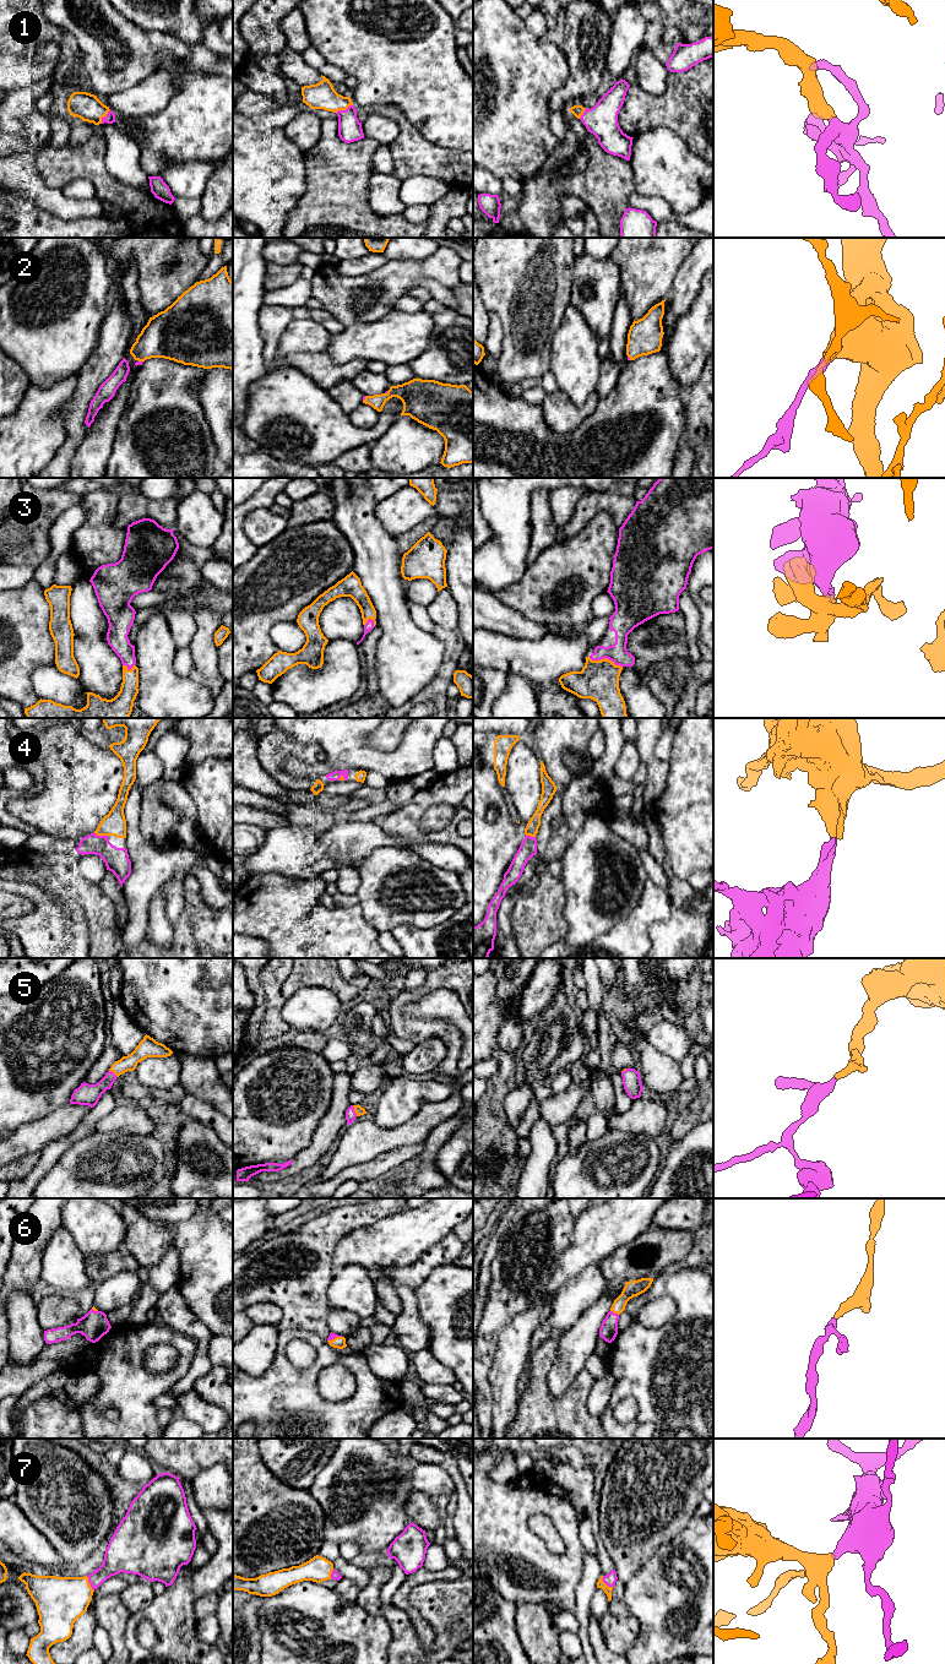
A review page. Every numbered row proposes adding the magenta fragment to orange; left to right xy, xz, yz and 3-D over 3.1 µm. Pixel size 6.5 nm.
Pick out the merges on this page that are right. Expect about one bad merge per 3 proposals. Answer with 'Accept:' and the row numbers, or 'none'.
Accept: 1, 2, 3, 4, 5, 6, 7

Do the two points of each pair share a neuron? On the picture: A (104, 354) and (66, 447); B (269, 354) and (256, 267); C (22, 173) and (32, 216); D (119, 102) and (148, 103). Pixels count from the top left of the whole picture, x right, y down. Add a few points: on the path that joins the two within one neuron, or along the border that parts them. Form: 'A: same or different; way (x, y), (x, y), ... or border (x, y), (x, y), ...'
A: same; way (91, 378), (74, 413), (74, 424)
B: different; border (264, 304), (258, 315), (259, 333)
C: different; border (12, 189), (53, 216)
D: same; way (126, 102), (141, 102)

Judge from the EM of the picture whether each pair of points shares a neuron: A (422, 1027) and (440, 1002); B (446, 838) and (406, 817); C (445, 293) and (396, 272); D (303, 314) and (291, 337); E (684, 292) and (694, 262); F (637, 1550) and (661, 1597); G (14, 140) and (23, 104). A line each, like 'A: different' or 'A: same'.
A: different
B: same
C: different
D: different
E: same
F: different
G: same

